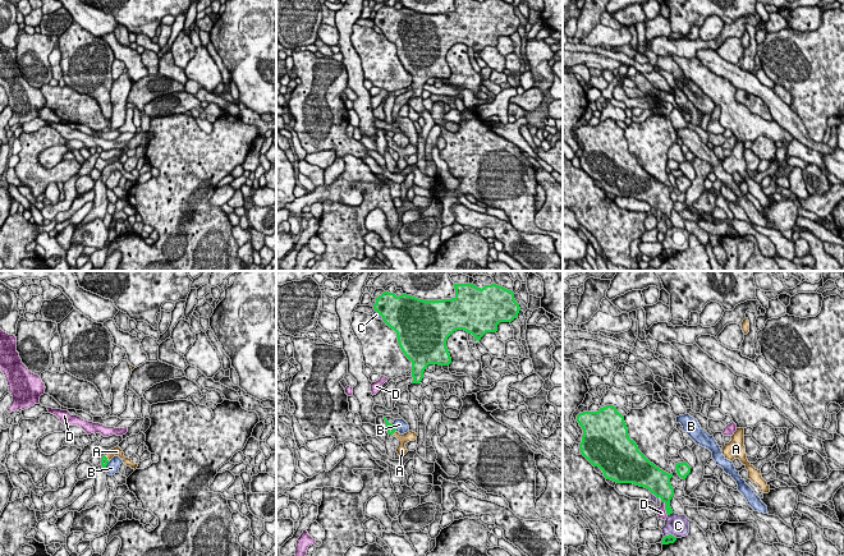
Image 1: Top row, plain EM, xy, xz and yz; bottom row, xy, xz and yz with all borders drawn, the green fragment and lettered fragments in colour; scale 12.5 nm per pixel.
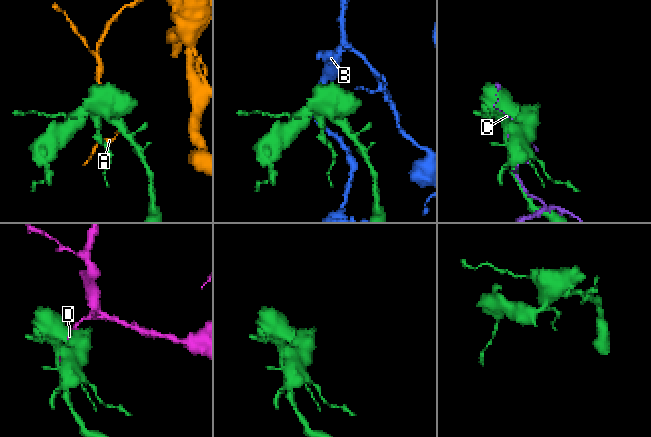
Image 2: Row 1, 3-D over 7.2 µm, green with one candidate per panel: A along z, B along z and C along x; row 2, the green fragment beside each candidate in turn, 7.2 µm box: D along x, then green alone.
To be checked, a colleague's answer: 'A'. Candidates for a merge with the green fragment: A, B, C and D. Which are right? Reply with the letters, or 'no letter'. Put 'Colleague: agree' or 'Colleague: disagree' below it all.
A
Colleague: agree

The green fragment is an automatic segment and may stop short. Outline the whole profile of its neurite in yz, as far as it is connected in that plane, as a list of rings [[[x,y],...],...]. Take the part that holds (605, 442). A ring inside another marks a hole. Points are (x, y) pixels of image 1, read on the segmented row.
[[[614,405],[600,408],[598,412],[579,413],[577,422],[583,429],[581,454],[593,467],[598,467],[606,479],[647,488],[661,498],[666,514],[673,514],[673,473],[664,472],[638,450],[637,444],[629,438],[624,415]]]

